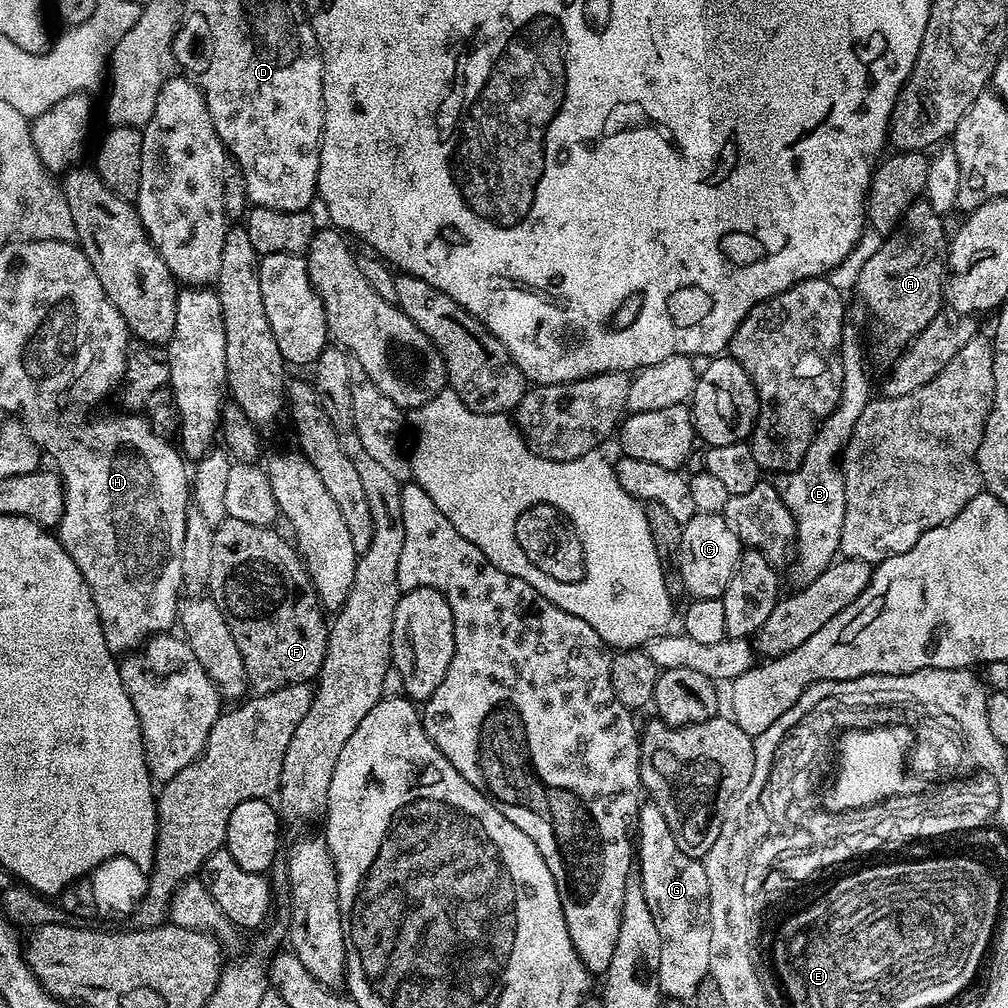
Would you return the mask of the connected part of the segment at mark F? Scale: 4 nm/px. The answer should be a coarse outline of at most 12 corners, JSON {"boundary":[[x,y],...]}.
{"boundary":[[215,525],[206,587],[256,694],[315,681],[330,624],[272,526]]}

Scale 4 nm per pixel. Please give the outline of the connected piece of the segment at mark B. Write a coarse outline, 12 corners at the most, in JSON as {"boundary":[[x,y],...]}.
{"boundary":[[840,346],[842,390],[806,458],[775,477],[796,519],[792,580],[841,555],[842,457],[874,392],[864,348]]}

